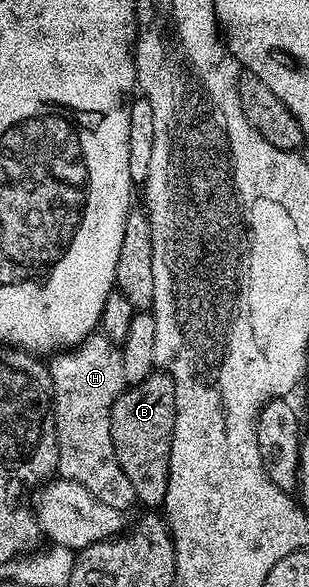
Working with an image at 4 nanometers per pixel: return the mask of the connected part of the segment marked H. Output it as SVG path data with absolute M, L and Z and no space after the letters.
M94 332L76 346L54 353L48 359L47 365L49 375L53 378L51 409L53 427L57 433L57 474L62 478L71 479L72 482L83 484L87 492L111 504L116 510L128 511L128 506L137 502L135 488L131 488L131 480L127 480L127 472L119 468L119 460L111 444L111 407L127 386L123 376L120 349L104 334Z

